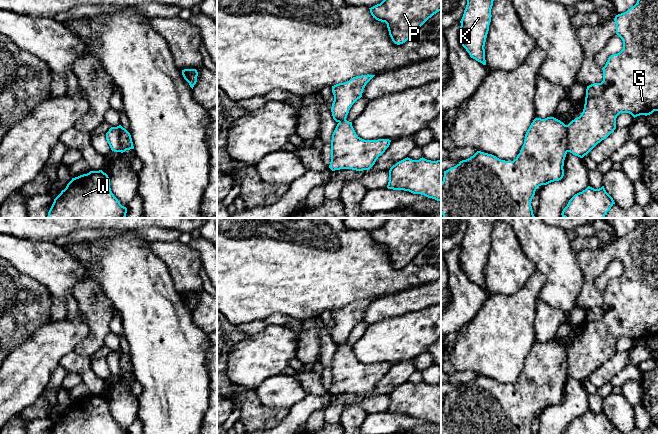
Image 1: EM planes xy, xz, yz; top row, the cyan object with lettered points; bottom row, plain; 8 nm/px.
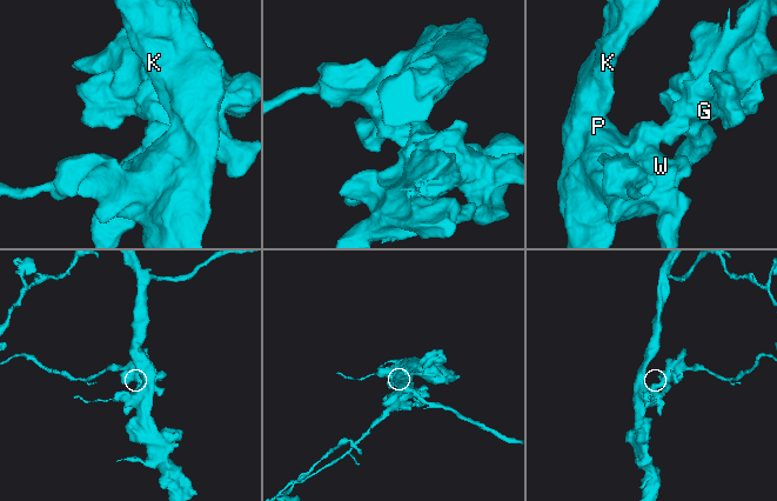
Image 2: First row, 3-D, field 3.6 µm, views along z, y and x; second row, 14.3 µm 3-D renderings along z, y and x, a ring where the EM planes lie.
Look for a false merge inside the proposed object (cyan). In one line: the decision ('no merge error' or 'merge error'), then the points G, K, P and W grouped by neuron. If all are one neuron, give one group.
merge error; G / K P W

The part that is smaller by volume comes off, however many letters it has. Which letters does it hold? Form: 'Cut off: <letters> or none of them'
Cut off: G

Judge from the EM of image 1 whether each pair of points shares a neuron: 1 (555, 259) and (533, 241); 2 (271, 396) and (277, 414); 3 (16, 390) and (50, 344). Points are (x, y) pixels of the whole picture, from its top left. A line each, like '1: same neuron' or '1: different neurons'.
1: same neuron
2: different neurons
3: same neuron

